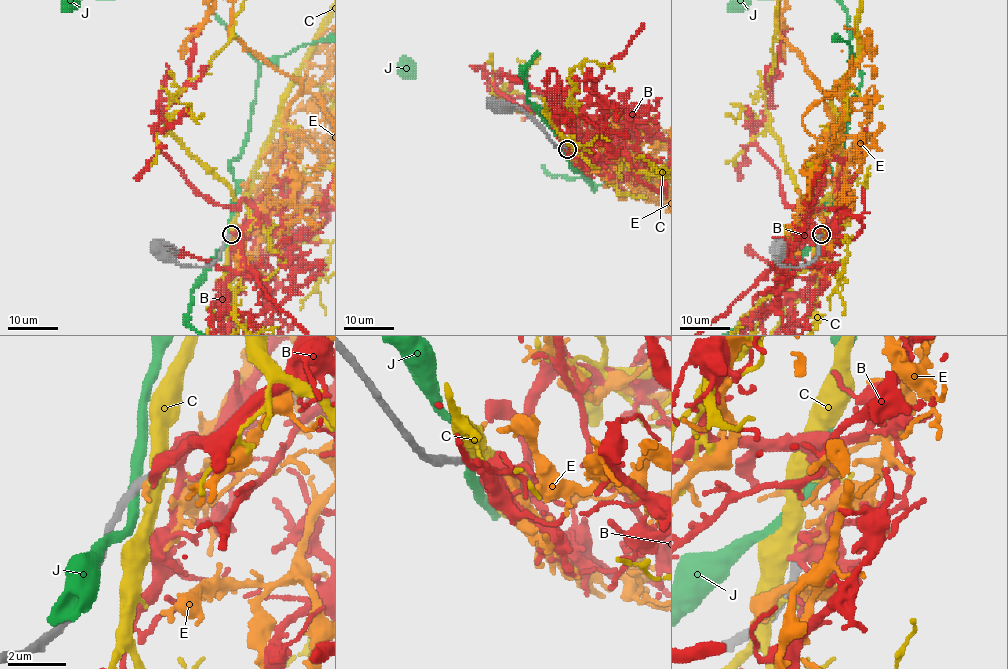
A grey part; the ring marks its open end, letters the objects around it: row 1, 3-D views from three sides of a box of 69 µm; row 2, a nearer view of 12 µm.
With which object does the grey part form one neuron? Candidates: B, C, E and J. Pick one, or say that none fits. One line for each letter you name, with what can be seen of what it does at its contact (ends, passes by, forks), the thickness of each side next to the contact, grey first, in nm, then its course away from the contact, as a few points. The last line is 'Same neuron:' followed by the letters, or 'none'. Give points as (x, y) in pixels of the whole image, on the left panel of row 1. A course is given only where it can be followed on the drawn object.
B: it passes by; 200 nm thick on the grey side, 280 nm on the other
Same neuron: B

